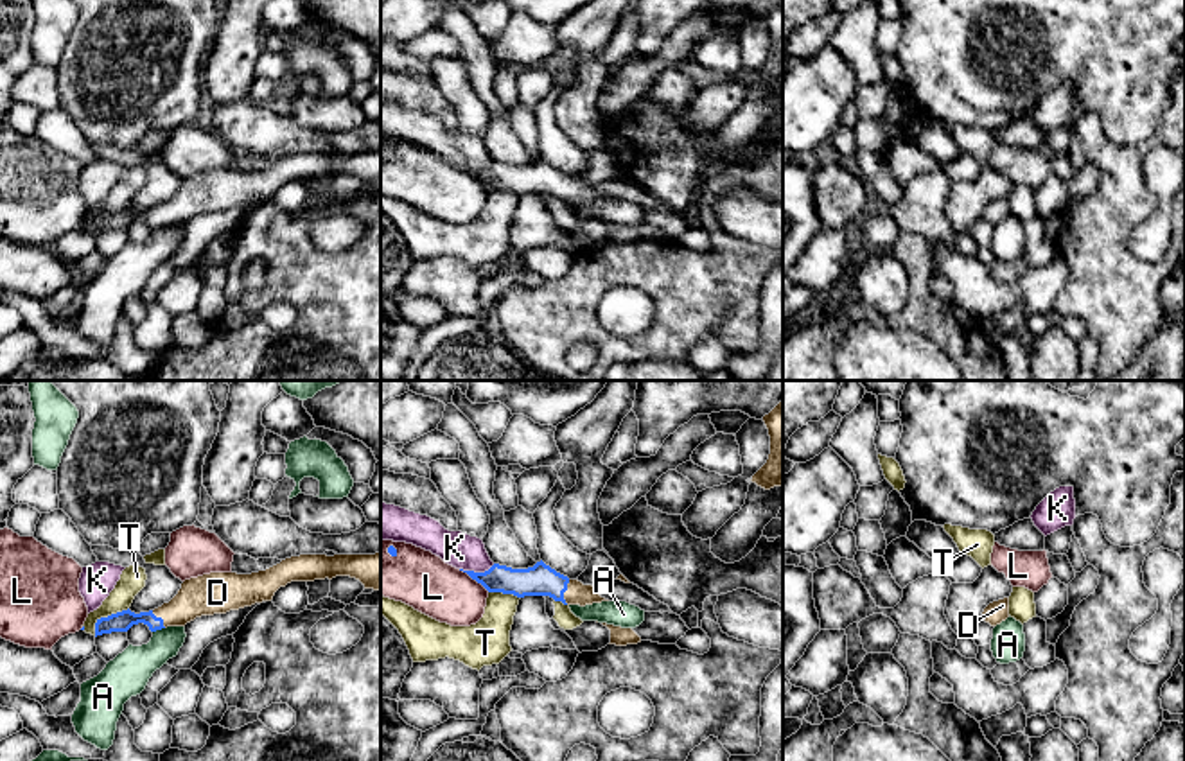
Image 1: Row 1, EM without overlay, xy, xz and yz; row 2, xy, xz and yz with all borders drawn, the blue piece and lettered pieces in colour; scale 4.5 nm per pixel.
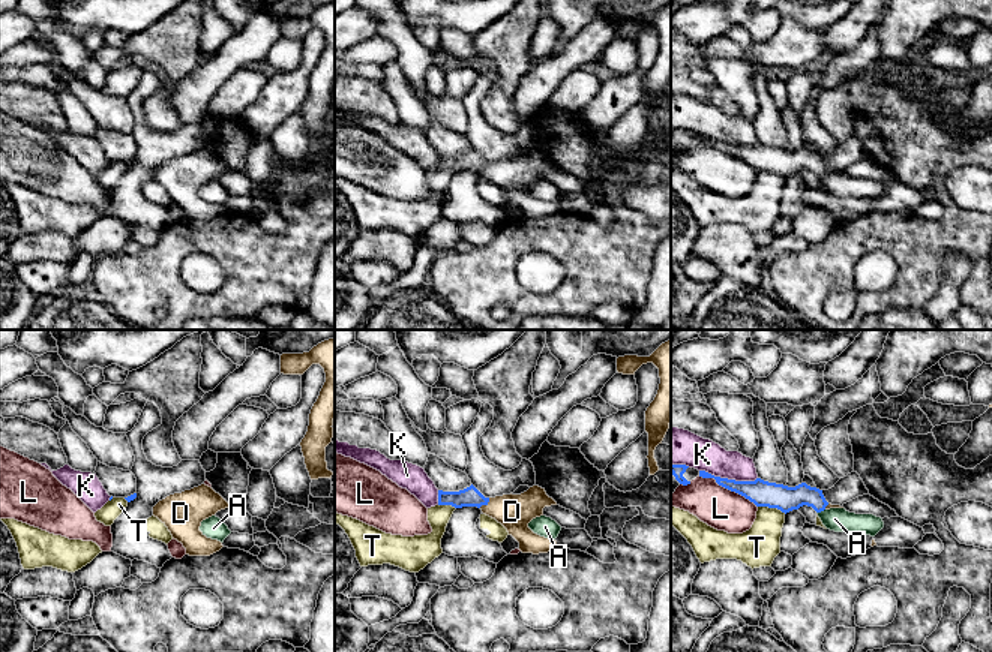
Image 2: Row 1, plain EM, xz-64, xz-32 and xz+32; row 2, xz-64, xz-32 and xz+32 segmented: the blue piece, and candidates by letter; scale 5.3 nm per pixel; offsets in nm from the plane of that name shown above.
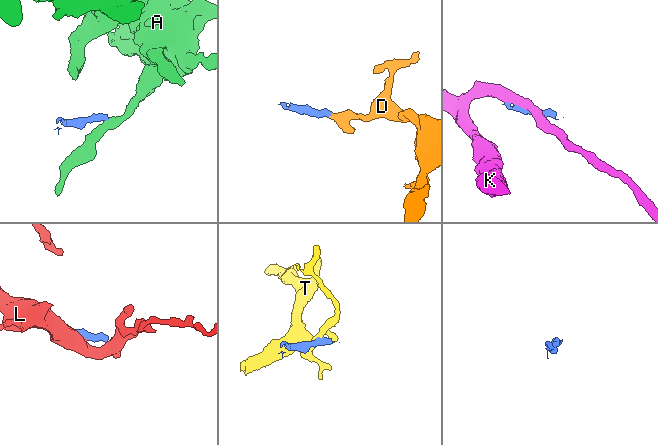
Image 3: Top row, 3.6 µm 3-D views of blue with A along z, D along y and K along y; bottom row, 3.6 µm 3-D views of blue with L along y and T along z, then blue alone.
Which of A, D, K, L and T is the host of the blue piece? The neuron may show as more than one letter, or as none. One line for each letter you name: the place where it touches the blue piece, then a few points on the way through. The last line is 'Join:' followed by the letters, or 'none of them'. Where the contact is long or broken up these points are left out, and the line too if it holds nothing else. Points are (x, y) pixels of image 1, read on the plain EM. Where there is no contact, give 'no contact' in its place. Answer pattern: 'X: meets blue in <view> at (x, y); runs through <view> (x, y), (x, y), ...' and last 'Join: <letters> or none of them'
D: meets blue in xz at (564, 189); runs through xz (541, 178), (564, 189), (577, 191)
Join: D

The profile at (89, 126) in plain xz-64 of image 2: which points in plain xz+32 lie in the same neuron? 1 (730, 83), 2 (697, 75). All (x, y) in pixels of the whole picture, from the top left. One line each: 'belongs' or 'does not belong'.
1: belongs
2: does not belong

